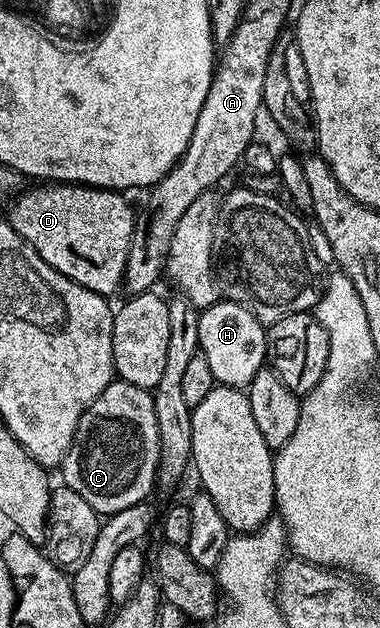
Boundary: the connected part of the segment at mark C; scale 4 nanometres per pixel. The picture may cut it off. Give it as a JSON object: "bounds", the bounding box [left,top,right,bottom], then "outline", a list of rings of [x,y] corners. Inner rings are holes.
{"bounds":[62,380,160,516],"outline":[[[114,380],[106,389],[98,395],[95,400],[89,404],[82,412],[82,416],[76,425],[76,435],[72,441],[72,447],[68,449],[68,454],[65,456],[62,463],[62,471],[64,470],[63,485],[68,486],[74,492],[78,492],[78,496],[82,496],[82,500],[86,500],[86,504],[90,504],[96,509],[97,514],[107,516],[122,512],[122,508],[130,508],[130,504],[138,504],[145,501],[149,497],[152,486],[157,485],[156,469],[160,463],[160,437],[158,436],[158,416],[154,416],[154,400],[152,399],[153,391],[143,390],[129,382]]]}

